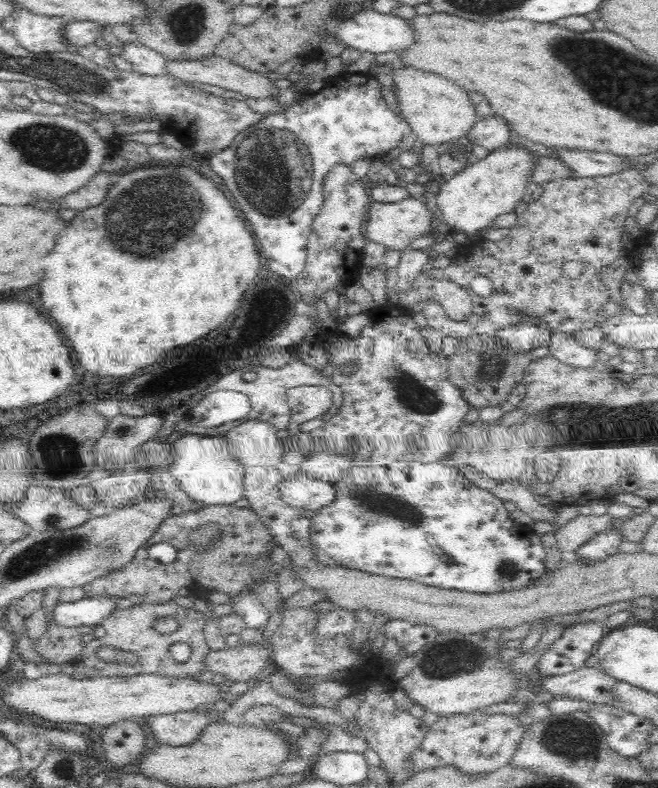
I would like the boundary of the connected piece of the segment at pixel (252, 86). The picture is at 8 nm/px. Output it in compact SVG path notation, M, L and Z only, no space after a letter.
M212 54L207 57L192 60L174 60L167 62L167 72L182 78L185 82L197 82L198 84L210 84L210 86L220 86L226 90L232 90L234 93L240 92L245 98L266 98L269 100L274 95L280 94L283 90L272 85L270 79L266 79L260 72L252 72L240 64L230 61L220 55Z

